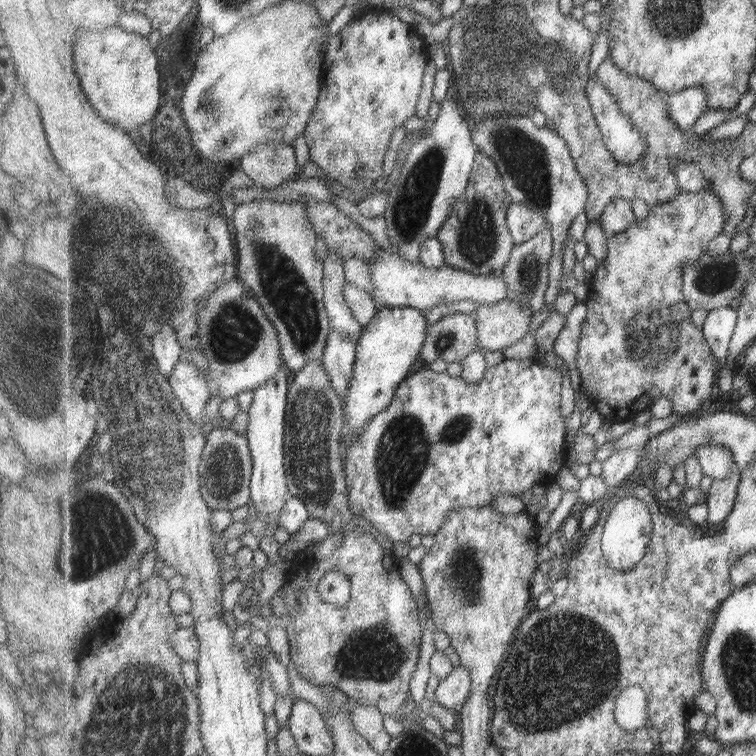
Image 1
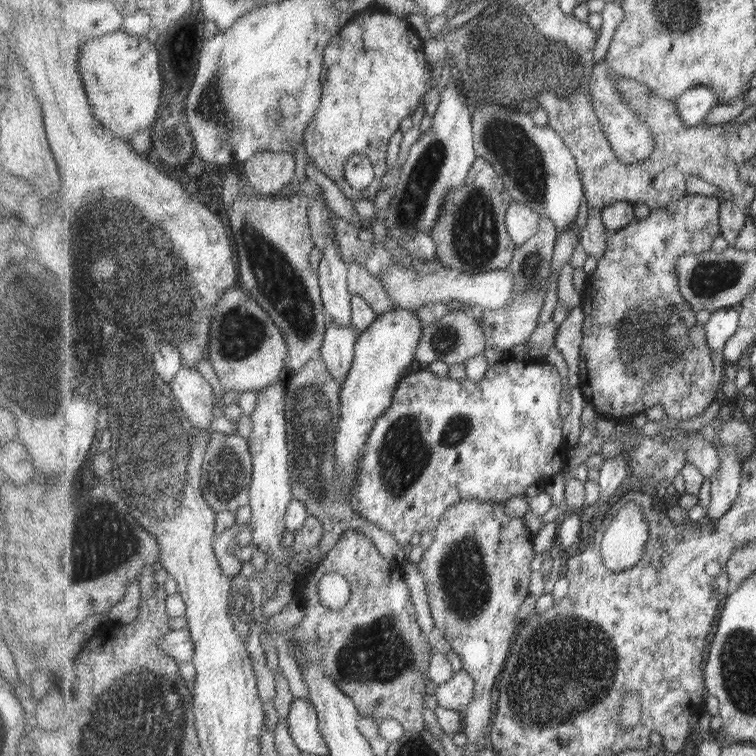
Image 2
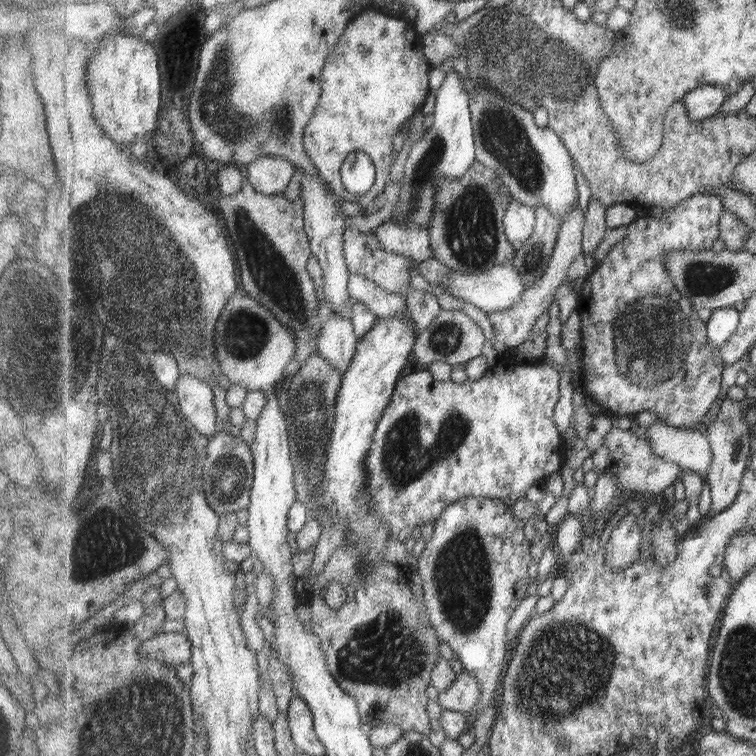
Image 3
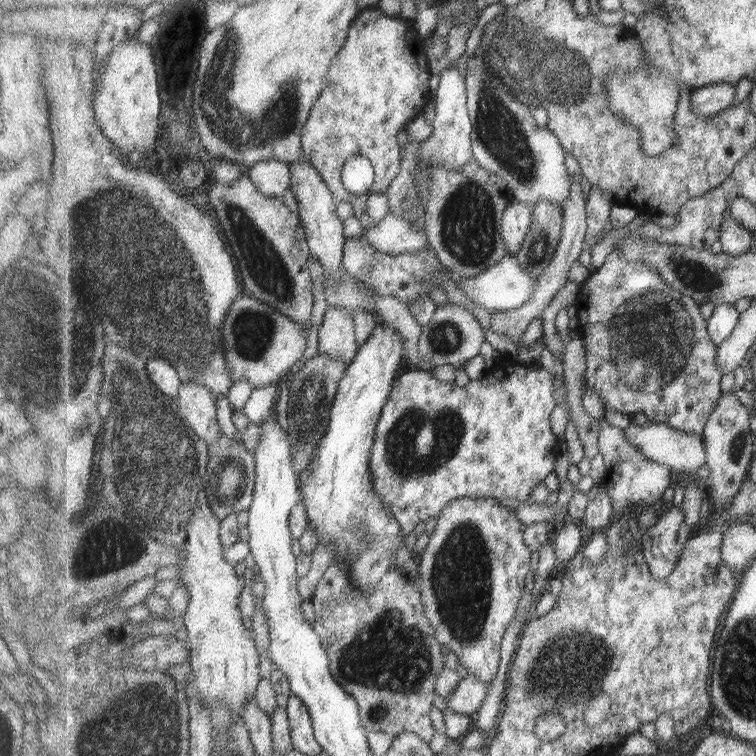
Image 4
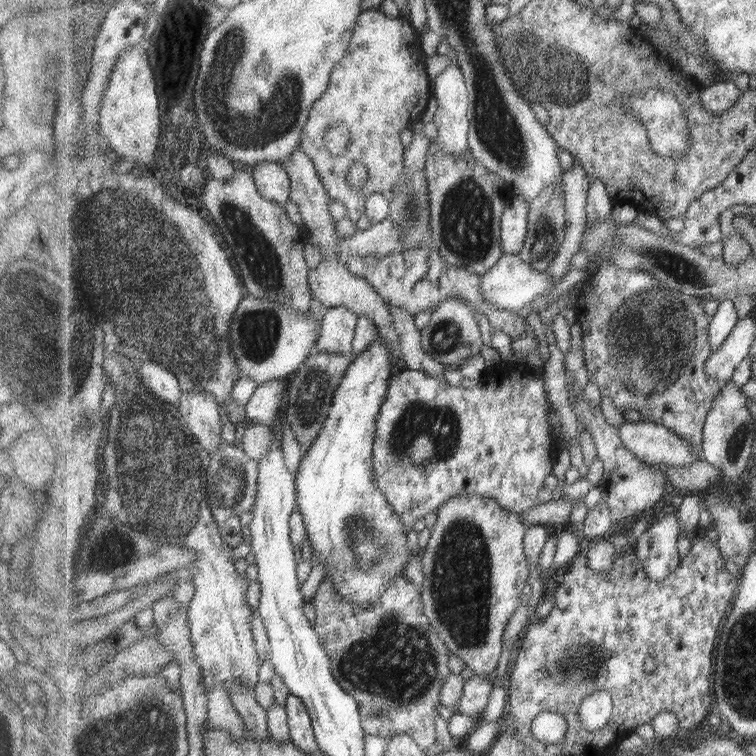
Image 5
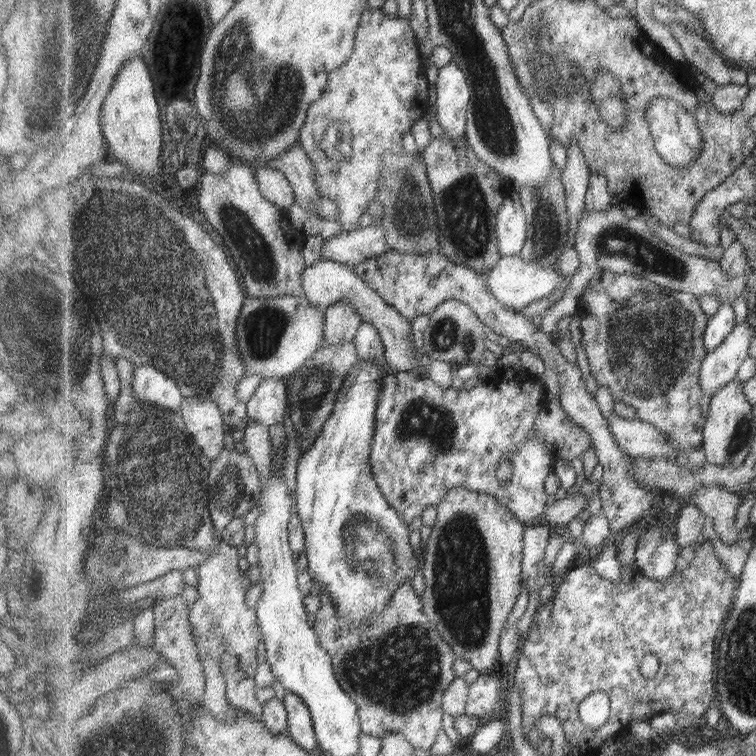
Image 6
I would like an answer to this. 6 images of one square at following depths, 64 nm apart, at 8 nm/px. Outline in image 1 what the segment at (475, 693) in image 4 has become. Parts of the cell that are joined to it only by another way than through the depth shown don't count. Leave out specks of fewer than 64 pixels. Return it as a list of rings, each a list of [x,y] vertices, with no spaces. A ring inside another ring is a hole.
[[[459,665],[447,679],[440,681],[434,692],[435,702],[450,710],[461,711],[470,700],[471,686],[470,673]]]

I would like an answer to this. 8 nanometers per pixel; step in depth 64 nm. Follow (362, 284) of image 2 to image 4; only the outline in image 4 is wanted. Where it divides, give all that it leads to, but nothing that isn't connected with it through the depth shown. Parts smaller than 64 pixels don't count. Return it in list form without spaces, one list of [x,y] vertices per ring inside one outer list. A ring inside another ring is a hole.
[[[376,292],[376,312],[384,318],[385,324],[395,326],[397,333],[403,337],[407,369],[433,370],[436,364],[419,354],[419,339],[423,327],[417,322],[410,305],[395,296],[383,296]]]

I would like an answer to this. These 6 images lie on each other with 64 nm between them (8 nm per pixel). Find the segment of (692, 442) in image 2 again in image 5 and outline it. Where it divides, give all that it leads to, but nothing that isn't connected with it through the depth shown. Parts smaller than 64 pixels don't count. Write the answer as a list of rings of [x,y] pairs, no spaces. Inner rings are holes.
[[[643,419],[637,422],[624,420],[618,429],[623,444],[648,464],[665,463],[673,468],[681,468],[703,459],[701,452],[694,452],[686,438],[666,426]]]

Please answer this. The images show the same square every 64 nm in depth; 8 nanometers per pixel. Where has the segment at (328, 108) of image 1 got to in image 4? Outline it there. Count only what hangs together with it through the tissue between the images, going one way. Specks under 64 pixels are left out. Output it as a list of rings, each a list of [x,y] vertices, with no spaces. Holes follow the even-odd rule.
[[[366,8],[361,11],[351,27],[346,44],[334,62],[330,64],[326,88],[311,109],[310,119],[302,132],[304,156],[308,157],[319,171],[329,189],[335,194],[337,201],[347,202],[353,206],[354,217],[357,219],[367,212],[371,195],[386,193],[389,190],[389,184],[399,176],[401,156],[405,152],[405,147],[401,147],[401,144],[397,142],[397,136],[407,124],[422,114],[429,102],[429,96],[433,96],[429,92],[429,78],[431,78],[429,64],[421,60],[425,38],[407,38],[407,36],[411,36],[411,28],[404,18],[391,18],[380,9]],[[354,154],[368,156],[376,168],[375,182],[369,194],[356,195],[345,188],[342,170]]]

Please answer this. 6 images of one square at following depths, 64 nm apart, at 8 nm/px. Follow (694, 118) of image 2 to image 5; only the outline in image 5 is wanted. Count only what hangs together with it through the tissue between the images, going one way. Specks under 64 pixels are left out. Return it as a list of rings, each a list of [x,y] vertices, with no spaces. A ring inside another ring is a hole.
[[[719,81],[709,87],[703,87],[701,98],[704,107],[715,114],[731,110],[743,96],[744,91],[733,81]]]

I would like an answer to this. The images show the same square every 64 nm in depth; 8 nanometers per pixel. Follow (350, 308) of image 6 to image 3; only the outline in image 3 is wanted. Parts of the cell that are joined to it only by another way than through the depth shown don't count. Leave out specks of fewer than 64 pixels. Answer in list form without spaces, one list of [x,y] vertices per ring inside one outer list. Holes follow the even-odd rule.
[[[332,311],[325,312],[325,323],[319,336],[317,352],[333,363],[342,374],[354,362],[359,342],[351,319]]]

